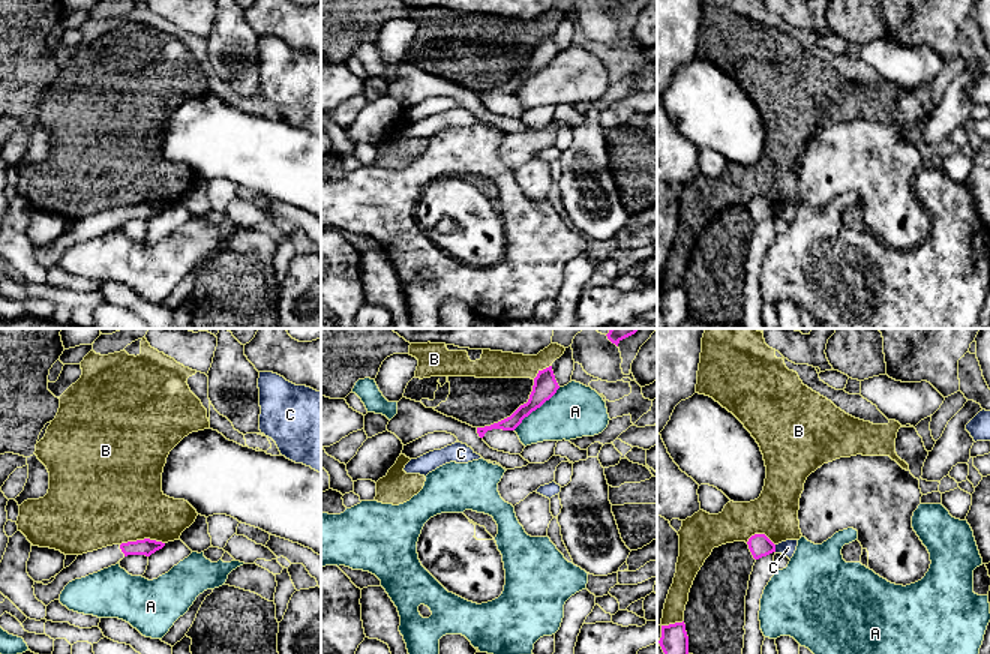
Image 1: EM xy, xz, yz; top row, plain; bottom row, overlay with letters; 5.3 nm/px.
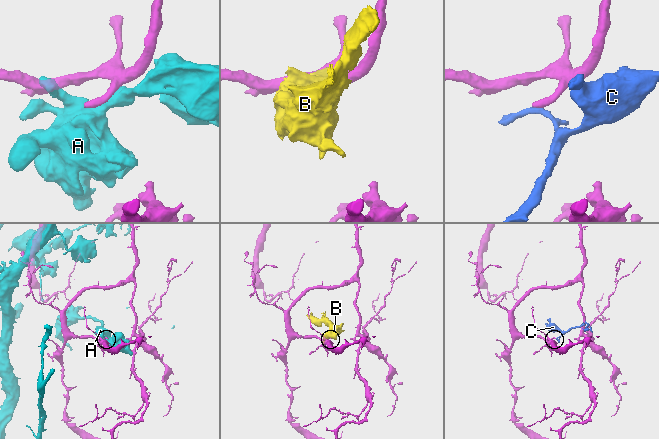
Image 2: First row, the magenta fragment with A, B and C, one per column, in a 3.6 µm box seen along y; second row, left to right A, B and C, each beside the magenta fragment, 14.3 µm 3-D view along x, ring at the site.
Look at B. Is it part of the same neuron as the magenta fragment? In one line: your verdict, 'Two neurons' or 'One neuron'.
Two neurons

